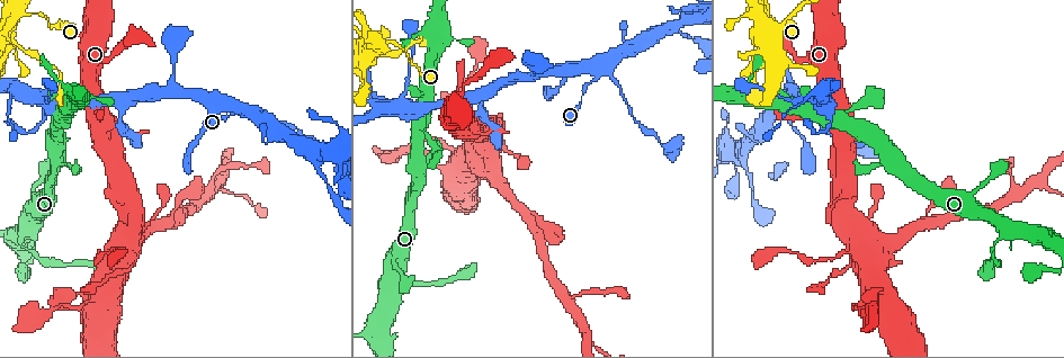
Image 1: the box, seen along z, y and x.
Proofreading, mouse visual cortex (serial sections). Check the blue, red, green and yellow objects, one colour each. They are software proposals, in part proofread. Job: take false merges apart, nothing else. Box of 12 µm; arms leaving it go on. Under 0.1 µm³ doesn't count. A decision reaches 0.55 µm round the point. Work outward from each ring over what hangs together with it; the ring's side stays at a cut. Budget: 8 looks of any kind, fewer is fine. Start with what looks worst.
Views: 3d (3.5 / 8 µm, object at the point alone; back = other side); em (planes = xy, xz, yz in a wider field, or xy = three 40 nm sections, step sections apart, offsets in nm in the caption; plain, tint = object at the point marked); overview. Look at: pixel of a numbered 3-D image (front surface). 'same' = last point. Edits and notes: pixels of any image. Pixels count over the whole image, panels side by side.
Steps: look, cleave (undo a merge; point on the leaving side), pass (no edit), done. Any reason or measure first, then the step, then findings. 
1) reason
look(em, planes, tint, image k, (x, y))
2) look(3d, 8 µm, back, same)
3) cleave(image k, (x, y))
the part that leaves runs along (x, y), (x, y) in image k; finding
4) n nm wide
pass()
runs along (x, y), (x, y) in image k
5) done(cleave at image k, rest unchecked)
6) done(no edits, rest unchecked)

two arms at a narrow angle
look(3d, 3.5 µm, image 1, (13, 42))

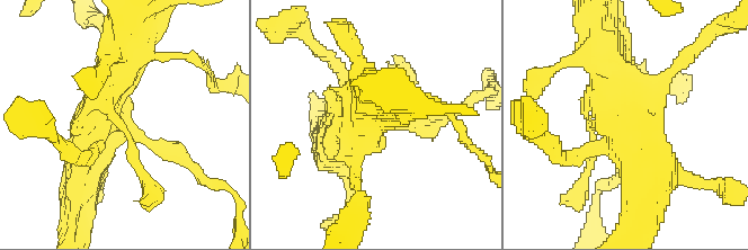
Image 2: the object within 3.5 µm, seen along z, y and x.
look(em, xy, step 2, tint, image 2, (126, 122))

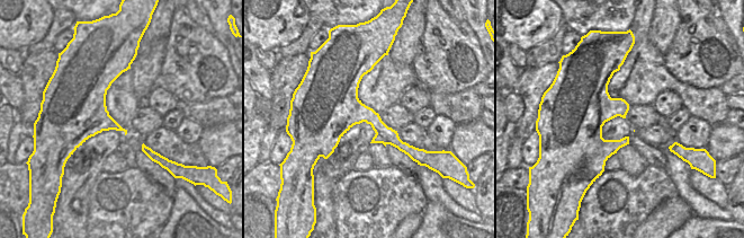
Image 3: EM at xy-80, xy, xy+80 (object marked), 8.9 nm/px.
340 nm wide
pass()
runs along (116, 70), (103, 112), (189, 163) in image 2; all the same cell

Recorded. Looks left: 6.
a fork
look(3d, 3.5 µm, image 1, (23, 235))

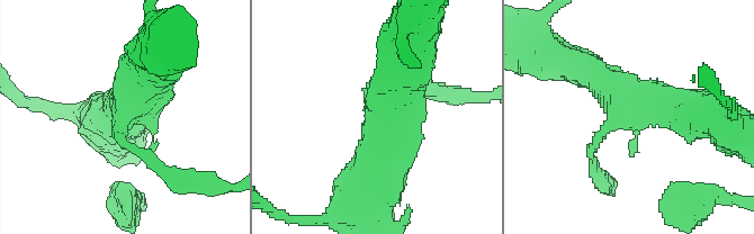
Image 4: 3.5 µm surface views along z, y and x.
shape alone is not enough
look(em, planes, tint, image 4, (616, 116))

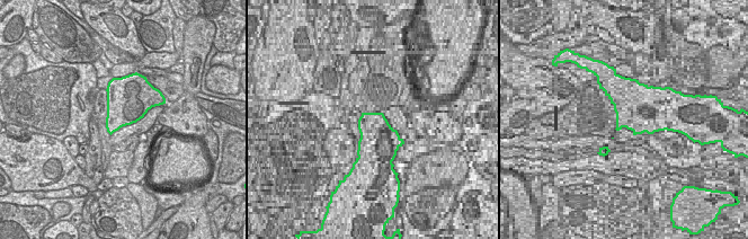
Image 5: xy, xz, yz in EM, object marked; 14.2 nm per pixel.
pass()
runs along (573, 65), (630, 100), (697, 114) in image 4; one cell here

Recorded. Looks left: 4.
thin neck
look(3d, 3.5 µm, image 1, (301, 132))

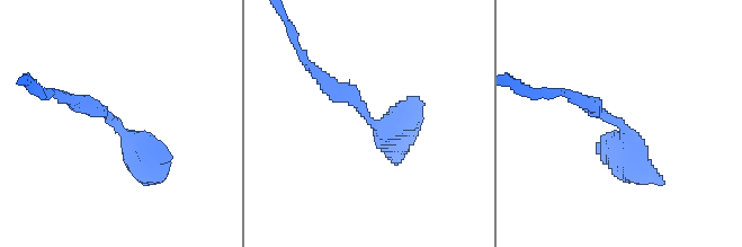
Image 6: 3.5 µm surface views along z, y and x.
look(em, xy, step 5, tint, image 6, (619, 123))

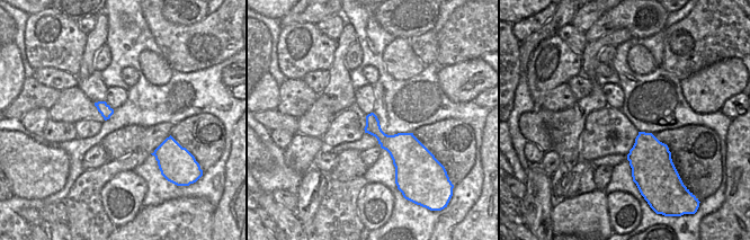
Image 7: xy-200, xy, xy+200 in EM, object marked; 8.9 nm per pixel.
arms of 200, 350 nm
pass()
runs along (65, 97), (162, 157) in image 6; one cell here

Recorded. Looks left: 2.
done(no edits, rest unchecked)

